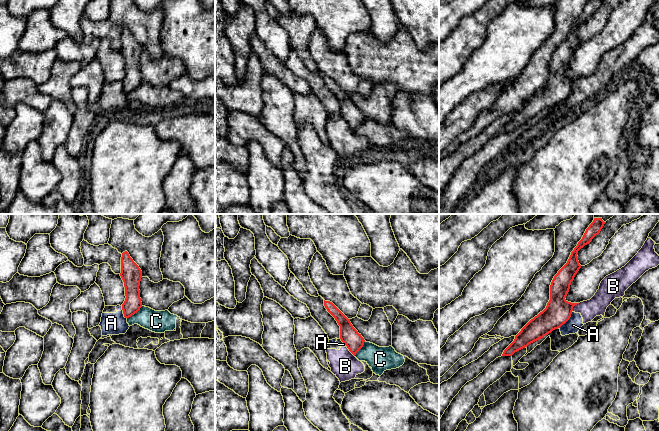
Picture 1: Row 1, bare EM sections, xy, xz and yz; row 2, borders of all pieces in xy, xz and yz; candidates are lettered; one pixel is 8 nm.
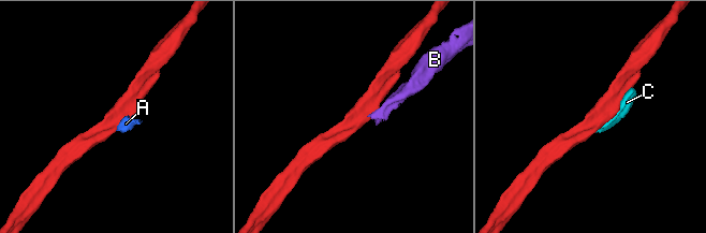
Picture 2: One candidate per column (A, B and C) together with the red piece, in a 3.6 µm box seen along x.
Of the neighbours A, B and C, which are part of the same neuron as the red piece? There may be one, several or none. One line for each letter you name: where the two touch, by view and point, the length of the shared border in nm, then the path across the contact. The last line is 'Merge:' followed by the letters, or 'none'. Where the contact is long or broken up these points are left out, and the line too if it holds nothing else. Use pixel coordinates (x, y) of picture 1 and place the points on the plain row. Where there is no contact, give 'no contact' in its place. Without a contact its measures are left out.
Merge: none

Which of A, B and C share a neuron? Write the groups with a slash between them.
A B / C

